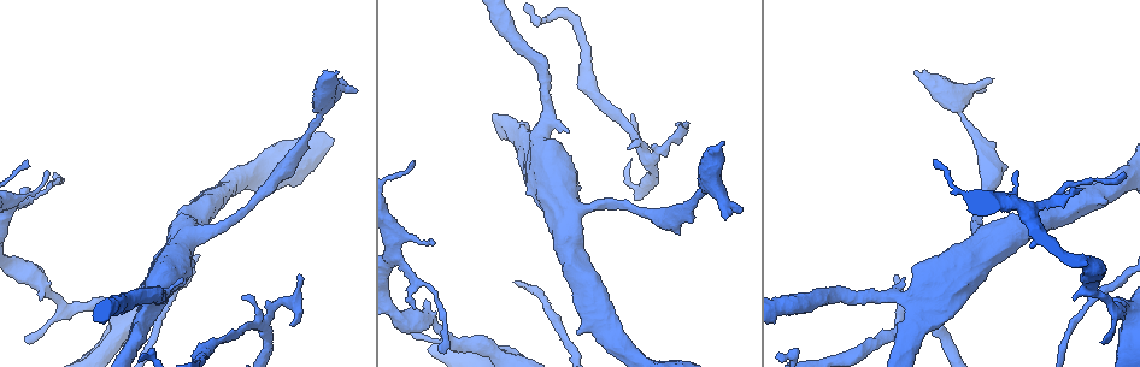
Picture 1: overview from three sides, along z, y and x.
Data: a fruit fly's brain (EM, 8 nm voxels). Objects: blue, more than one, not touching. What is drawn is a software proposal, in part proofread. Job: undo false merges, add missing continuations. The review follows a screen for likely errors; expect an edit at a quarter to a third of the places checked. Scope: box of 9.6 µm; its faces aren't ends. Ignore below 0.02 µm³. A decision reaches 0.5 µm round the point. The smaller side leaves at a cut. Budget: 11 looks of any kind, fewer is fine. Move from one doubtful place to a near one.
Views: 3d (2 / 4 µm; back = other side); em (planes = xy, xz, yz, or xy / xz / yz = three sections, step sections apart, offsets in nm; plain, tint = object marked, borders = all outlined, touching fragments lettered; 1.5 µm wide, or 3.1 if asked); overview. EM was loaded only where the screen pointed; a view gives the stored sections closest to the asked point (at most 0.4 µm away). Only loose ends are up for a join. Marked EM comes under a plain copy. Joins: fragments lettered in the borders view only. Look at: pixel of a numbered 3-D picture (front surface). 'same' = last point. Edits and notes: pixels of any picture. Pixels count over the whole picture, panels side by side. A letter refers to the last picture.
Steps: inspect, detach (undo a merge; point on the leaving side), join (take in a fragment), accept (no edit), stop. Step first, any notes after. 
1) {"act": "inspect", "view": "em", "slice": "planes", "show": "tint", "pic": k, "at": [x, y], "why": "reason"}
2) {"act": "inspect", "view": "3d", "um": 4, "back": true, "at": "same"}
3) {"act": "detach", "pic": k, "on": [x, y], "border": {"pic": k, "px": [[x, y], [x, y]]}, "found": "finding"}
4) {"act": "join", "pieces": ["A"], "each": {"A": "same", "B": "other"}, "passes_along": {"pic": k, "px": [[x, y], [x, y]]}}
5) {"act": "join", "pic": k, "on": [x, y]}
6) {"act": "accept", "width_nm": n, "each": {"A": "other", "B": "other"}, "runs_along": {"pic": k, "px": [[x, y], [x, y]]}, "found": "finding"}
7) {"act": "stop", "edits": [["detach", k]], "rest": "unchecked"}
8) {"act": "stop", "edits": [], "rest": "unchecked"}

{"act": "inspect", "view": "em", "slice": "xy", "step": 4, "show": "tint", "pic": 1, "at": [645, 159], "why": "abrupt turn"}

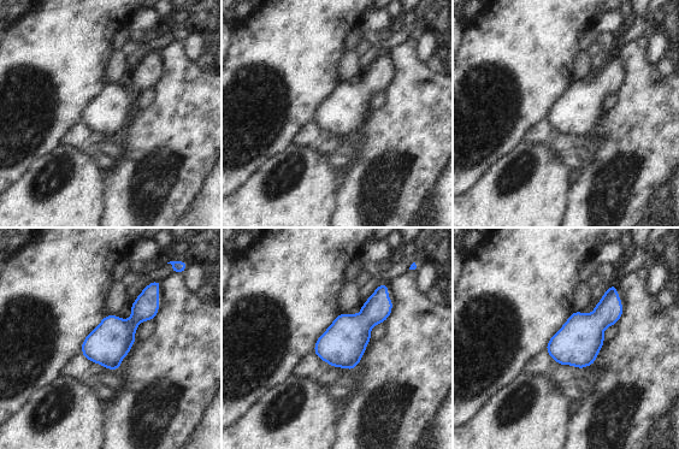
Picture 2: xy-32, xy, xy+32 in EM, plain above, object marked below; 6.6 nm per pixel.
{"act": "inspect", "view": "em", "slice": "planes", "show": "borders", "at": "same"}

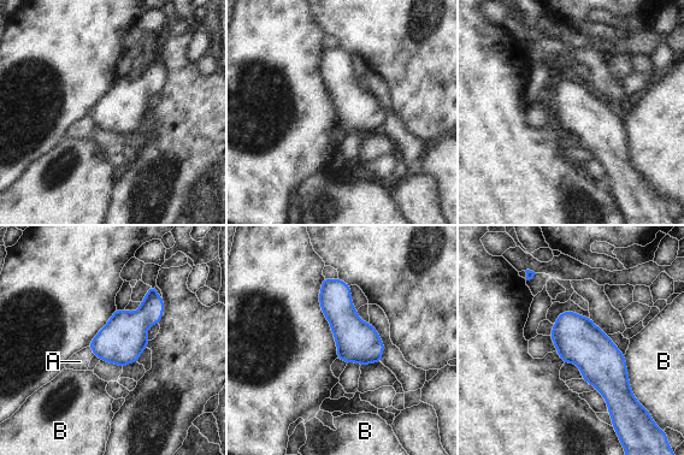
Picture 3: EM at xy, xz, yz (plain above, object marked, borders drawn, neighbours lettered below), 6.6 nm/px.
{"act": "accept", "each": {"A": "other", "B": "other"}, "border": {"pic": 3, "px": [[88, 347], [94, 354]]}, "found": "one cell here"}

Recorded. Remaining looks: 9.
{"act": "inspect", "view": "em", "slice": "planes", "show": "borders", "pic": 1, "at": [300, 276], "why": "branch stops here"}

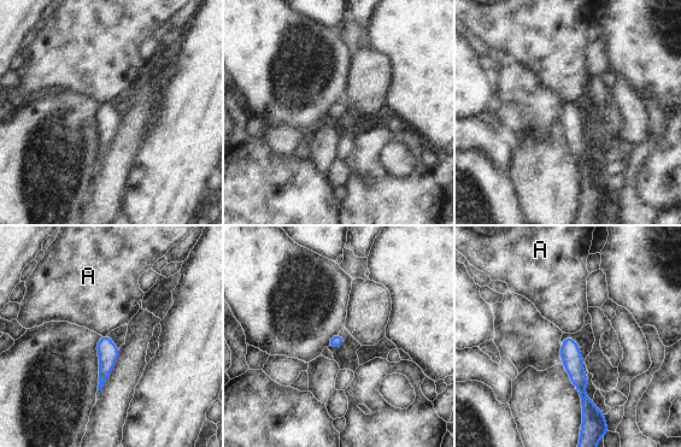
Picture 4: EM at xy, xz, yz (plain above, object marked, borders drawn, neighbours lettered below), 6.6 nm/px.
{"act": "accept", "each": {"A": "other"}, "found": "no lettered fragment goes on from it"}

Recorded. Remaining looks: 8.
{"act": "inspect", "view": "em", "slice": "planes", "show": "borders", "pic": 1, "at": [181, 277], "why": "branch stops here"}

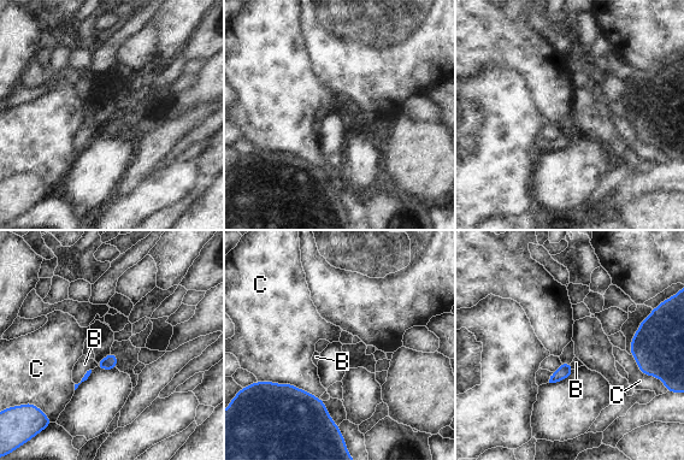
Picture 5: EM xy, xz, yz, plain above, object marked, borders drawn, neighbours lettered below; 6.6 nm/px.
{"act": "accept", "each": {"B": "other", "C": "other"}, "border": {"pic": 5, "px": [[264, 381], [293, 384], [319, 399]]}, "found": "no lettered fragment goes on from it"}

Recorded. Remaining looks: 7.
{"act": "inspect", "view": "3d", "um": 4, "pic": 1, "at": [30, 188], "why": "thin end"}

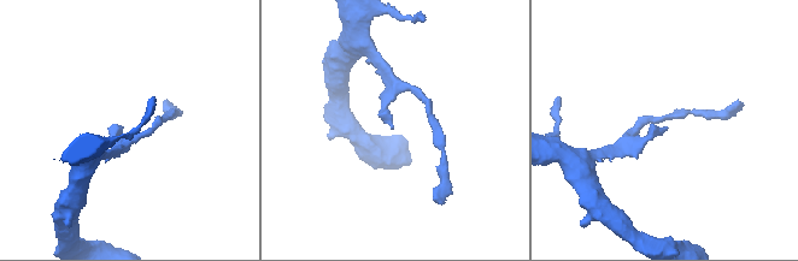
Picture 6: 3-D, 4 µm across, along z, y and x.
{"act": "inspect", "view": "em", "slice": "xz", "step": 8, "show": "borders", "pic": 6, "at": [393, 128], "why": "now the EM"}

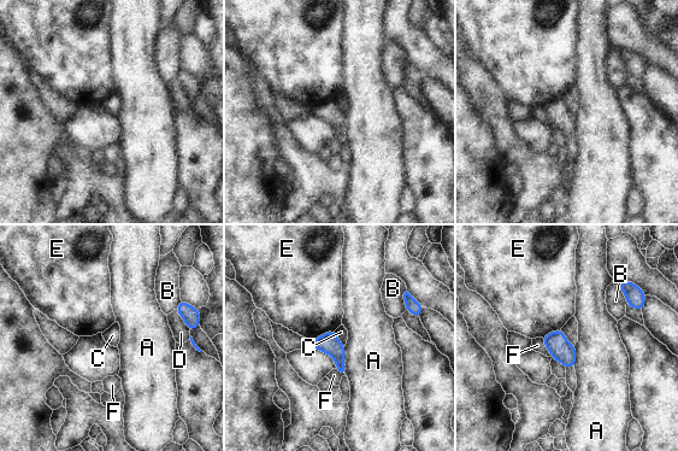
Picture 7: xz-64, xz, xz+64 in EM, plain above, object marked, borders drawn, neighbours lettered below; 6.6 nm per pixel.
{"act": "inspect", "view": "em", "slice": "xy", "step": 4, "show": "borders", "at": "same", "why": "another direction"}

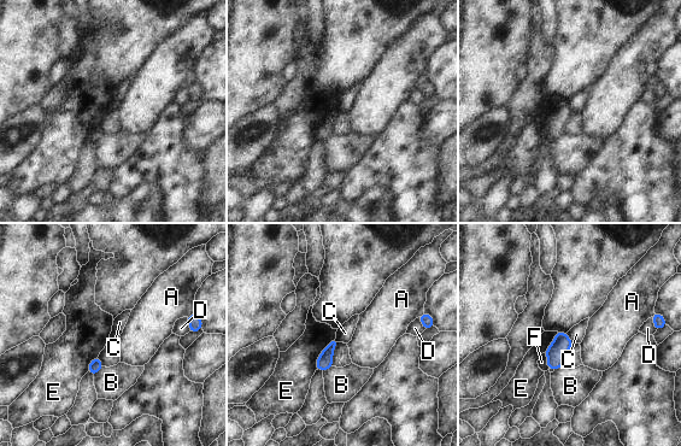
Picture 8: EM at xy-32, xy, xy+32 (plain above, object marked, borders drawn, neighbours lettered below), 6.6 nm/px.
{"act": "accept", "each": {"A": "other", "B": "other", "C": "other", "D": "other", "E": "other", "F": "other"}, "found": "none of them fits"}

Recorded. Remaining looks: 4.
{"act": "stop", "edits": [], "rest": "unchecked"}

